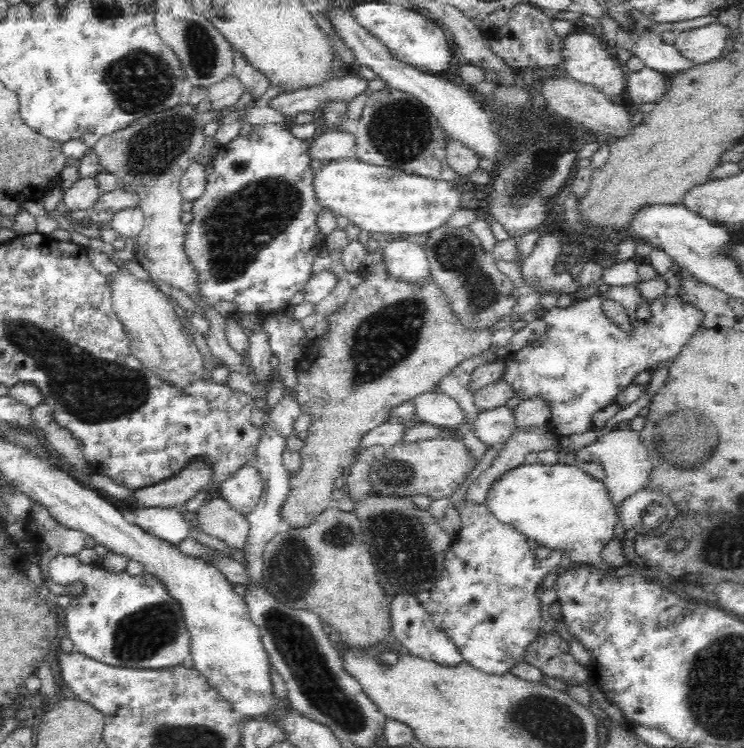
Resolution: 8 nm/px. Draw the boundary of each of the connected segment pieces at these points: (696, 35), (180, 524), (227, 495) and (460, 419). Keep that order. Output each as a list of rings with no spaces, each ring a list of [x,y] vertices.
[[[718,22],[675,33],[674,45],[682,55],[701,65],[719,59],[725,48],[727,28]]]
[[[131,508],[136,516],[134,523],[144,531],[165,540],[171,545],[180,544],[190,536],[190,525],[178,510],[170,508]]]
[[[256,461],[238,469],[238,472],[230,476],[219,489],[219,496],[229,504],[232,510],[245,516],[250,514],[264,490]]]
[[[428,392],[412,398],[415,414],[420,417],[420,422],[446,428],[467,426],[468,415],[464,407],[454,400],[454,397],[442,393]]]

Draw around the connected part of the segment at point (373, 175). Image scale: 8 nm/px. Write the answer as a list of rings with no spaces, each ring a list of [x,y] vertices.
[[[353,155],[324,162],[314,176],[314,189],[323,208],[330,208],[336,216],[344,216],[368,233],[428,235],[461,209],[460,191],[451,181],[366,164]]]

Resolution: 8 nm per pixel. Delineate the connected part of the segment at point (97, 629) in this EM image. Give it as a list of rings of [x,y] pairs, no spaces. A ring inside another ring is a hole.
[[[58,555],[49,562],[49,578],[61,586],[76,582],[84,586],[80,596],[69,596],[69,605],[65,608],[67,636],[77,652],[110,666],[145,669],[173,667],[191,656],[190,637],[181,606],[165,591],[161,582],[144,571],[138,575],[130,575],[126,570],[114,573],[106,568],[83,564],[77,555]]]

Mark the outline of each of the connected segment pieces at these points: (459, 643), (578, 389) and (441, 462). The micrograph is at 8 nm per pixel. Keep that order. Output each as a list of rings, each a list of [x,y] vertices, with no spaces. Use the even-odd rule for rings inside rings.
[[[466,494],[454,502],[454,510],[460,514],[461,528],[453,538],[445,554],[444,568],[440,578],[429,590],[430,598],[424,605],[434,626],[443,632],[462,653],[463,662],[484,674],[505,676],[512,673],[516,664],[526,660],[526,650],[543,632],[542,606],[538,599],[544,578],[564,563],[564,551],[551,549],[549,557],[538,559],[528,547],[526,535],[498,522],[486,508],[485,503],[470,501]]]
[[[636,283],[624,286],[610,286],[602,294],[594,294],[585,300],[580,300],[568,308],[552,307],[544,310],[543,316],[547,329],[543,336],[536,338],[532,344],[518,352],[509,354],[505,359],[503,378],[515,392],[524,399],[542,395],[550,405],[551,417],[549,425],[556,436],[570,436],[594,430],[592,416],[614,404],[618,394],[626,389],[636,375],[646,370],[651,371],[654,366],[668,366],[680,354],[680,350],[689,342],[698,328],[704,322],[704,312],[697,305],[690,304],[679,294],[675,296],[658,296],[654,300],[644,300]],[[612,299],[620,302],[626,310],[632,332],[624,332],[612,322],[602,310],[604,300]],[[638,304],[646,304],[651,316],[648,319],[639,319],[635,316]]]
[[[444,436],[387,447],[382,458],[369,468],[367,475],[378,495],[411,497],[428,493],[435,500],[449,498],[455,493],[466,481],[472,466],[476,466],[476,462],[469,458],[462,441]]]

